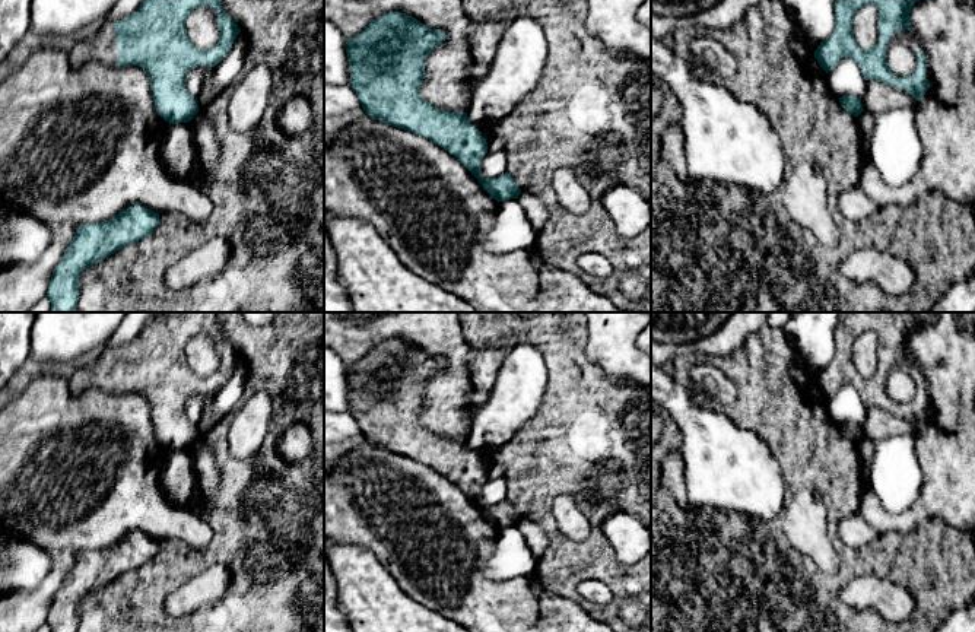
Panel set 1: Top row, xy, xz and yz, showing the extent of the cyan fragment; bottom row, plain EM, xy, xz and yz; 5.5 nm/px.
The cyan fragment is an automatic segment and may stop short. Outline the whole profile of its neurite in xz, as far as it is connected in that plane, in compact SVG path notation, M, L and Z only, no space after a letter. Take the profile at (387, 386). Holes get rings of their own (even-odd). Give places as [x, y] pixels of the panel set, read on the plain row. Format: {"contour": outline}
{"contour": "M388 339L378 343L355 365L346 365L350 413L356 419L365 441L388 452L426 464L448 477L498 530L518 525L521 517L508 499L498 505L482 504L480 490L488 480L488 469L469 448L467 439L448 439L422 426L417 420L425 406L425 385L445 365L444 358L431 356L401 339Z"}

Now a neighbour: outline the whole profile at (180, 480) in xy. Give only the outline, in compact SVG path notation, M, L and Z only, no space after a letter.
M193 448L169 451L161 471L162 492L178 506L196 511L201 505L201 482Z

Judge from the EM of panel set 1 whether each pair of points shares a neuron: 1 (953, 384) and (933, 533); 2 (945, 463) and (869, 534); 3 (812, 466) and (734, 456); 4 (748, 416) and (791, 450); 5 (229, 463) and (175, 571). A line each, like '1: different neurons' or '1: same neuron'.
1: different neurons
2: same neuron
3: different neurons
4: same neuron
5: same neuron

